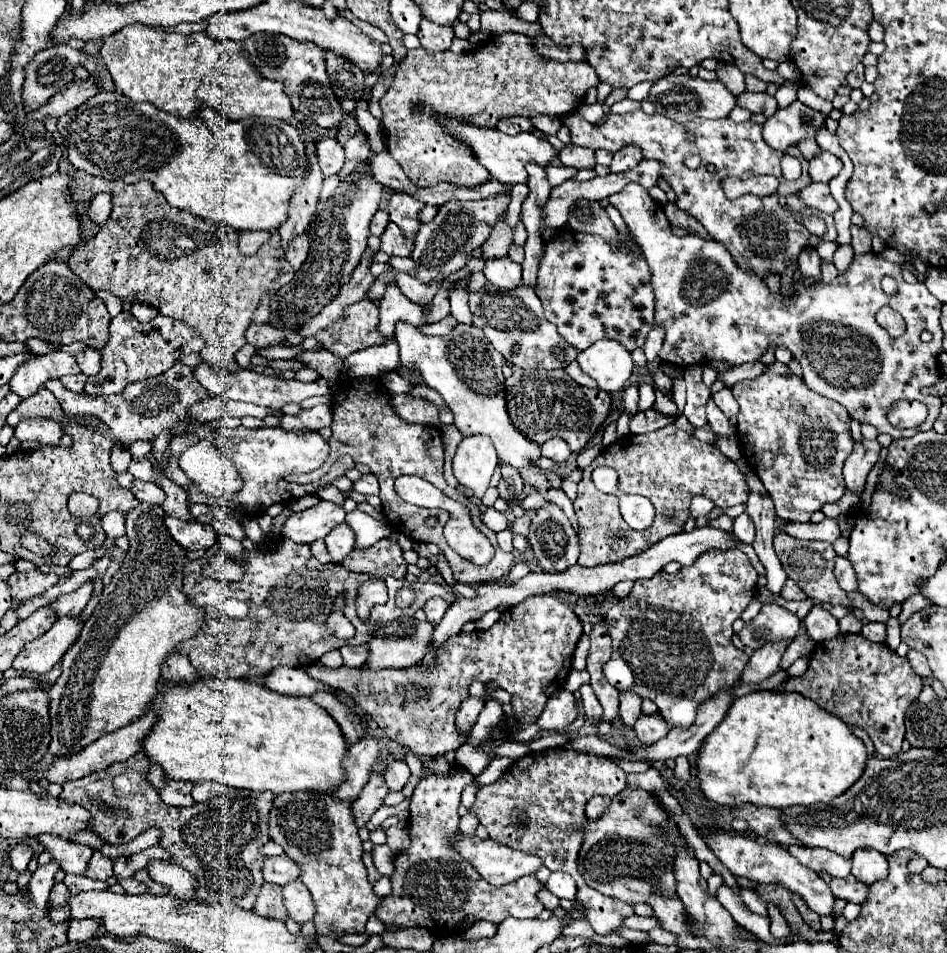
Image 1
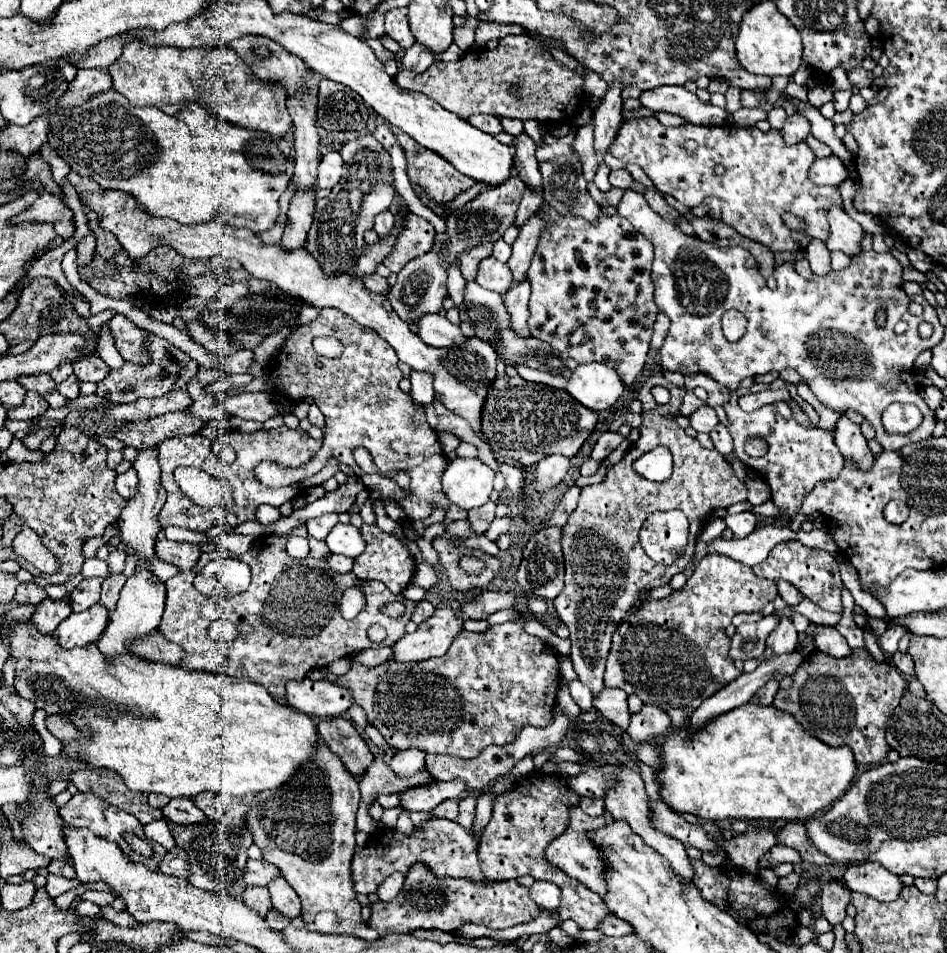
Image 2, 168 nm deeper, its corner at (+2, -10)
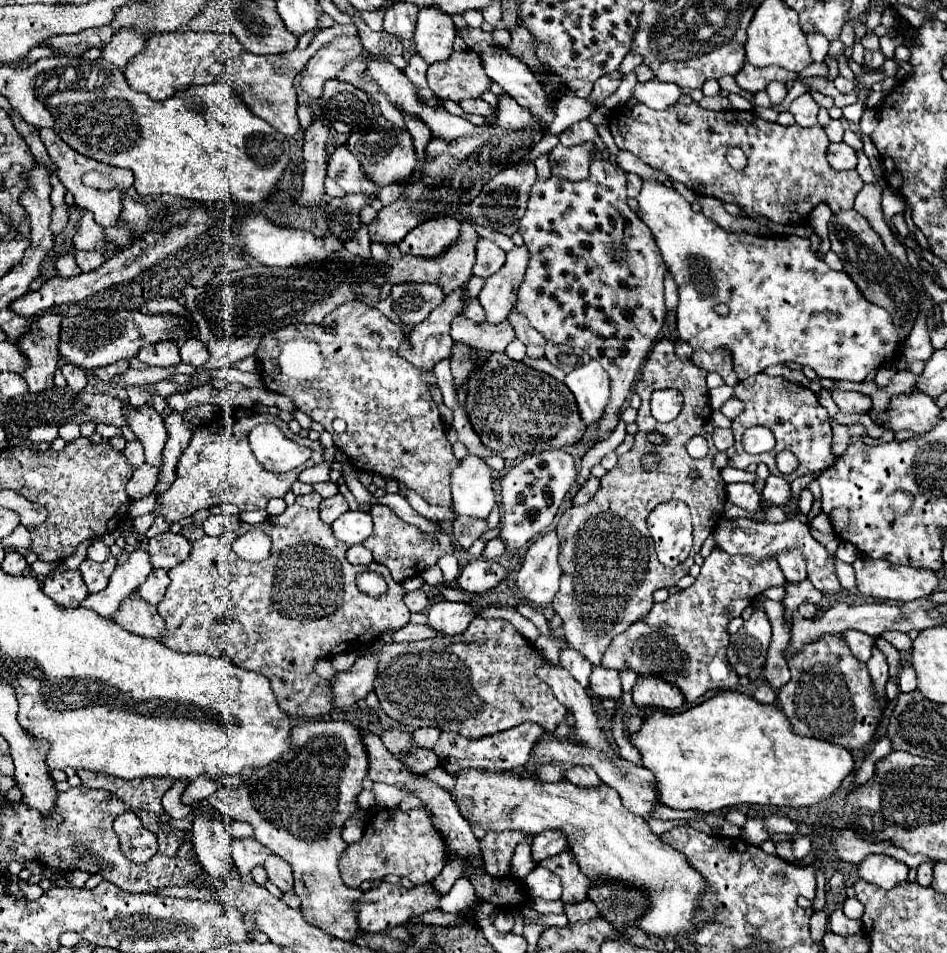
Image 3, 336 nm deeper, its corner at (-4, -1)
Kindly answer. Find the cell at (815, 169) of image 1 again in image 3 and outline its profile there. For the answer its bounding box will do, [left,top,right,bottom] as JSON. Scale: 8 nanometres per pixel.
[827,143,857,171]

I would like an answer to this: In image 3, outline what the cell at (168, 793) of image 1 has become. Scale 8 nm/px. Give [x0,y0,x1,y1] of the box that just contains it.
[191,813,233,879]

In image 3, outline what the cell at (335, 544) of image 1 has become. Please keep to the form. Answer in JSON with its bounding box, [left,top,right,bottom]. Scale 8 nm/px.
[333,511,373,545]

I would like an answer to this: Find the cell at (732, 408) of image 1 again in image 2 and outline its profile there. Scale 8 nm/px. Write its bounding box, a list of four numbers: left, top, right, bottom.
[685,374,729,408]

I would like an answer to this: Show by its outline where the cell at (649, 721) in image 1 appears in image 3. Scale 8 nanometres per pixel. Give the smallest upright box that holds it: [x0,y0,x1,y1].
[633,675,685,713]

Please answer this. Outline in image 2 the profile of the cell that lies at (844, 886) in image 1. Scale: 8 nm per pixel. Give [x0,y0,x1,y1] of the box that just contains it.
[819,880,851,924]

